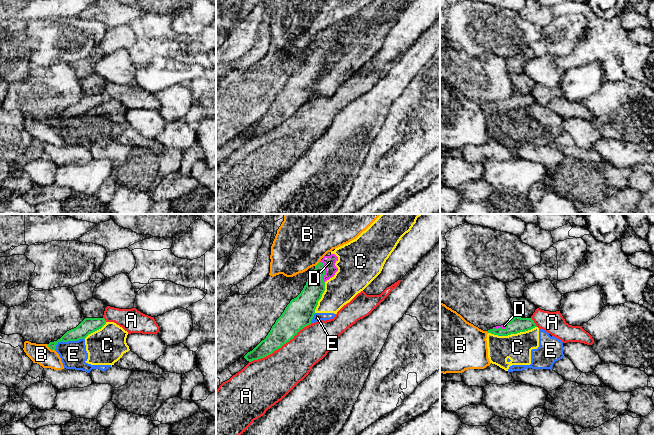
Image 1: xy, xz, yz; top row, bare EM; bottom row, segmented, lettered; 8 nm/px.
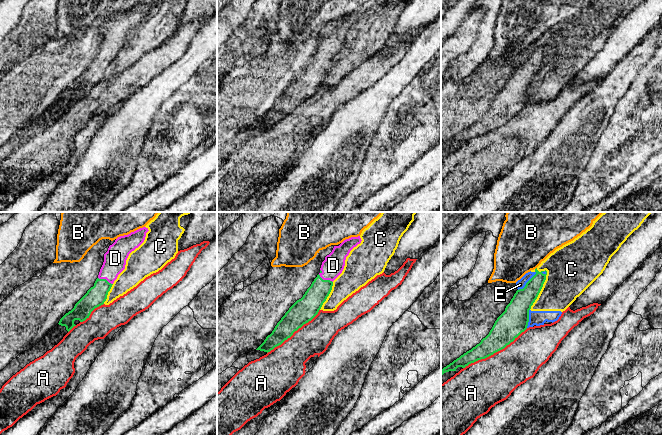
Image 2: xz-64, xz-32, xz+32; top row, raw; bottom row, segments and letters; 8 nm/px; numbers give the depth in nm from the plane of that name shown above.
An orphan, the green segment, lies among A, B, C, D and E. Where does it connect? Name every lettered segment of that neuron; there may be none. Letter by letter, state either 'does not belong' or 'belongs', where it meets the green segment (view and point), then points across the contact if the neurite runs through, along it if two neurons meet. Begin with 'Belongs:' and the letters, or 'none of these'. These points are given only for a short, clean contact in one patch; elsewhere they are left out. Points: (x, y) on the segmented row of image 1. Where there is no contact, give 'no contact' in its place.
Belongs: D
A: does not belong | xz (279, 347)
B: does not belong | xy (50, 348)
C: does not belong | yz (519, 332) | along yz (536, 326), (502, 336)
D: belongs | xz (324, 272) | across xz (312, 292), (317, 279), (324, 272), (329, 262)
E: does not belong | xy (67, 341)

